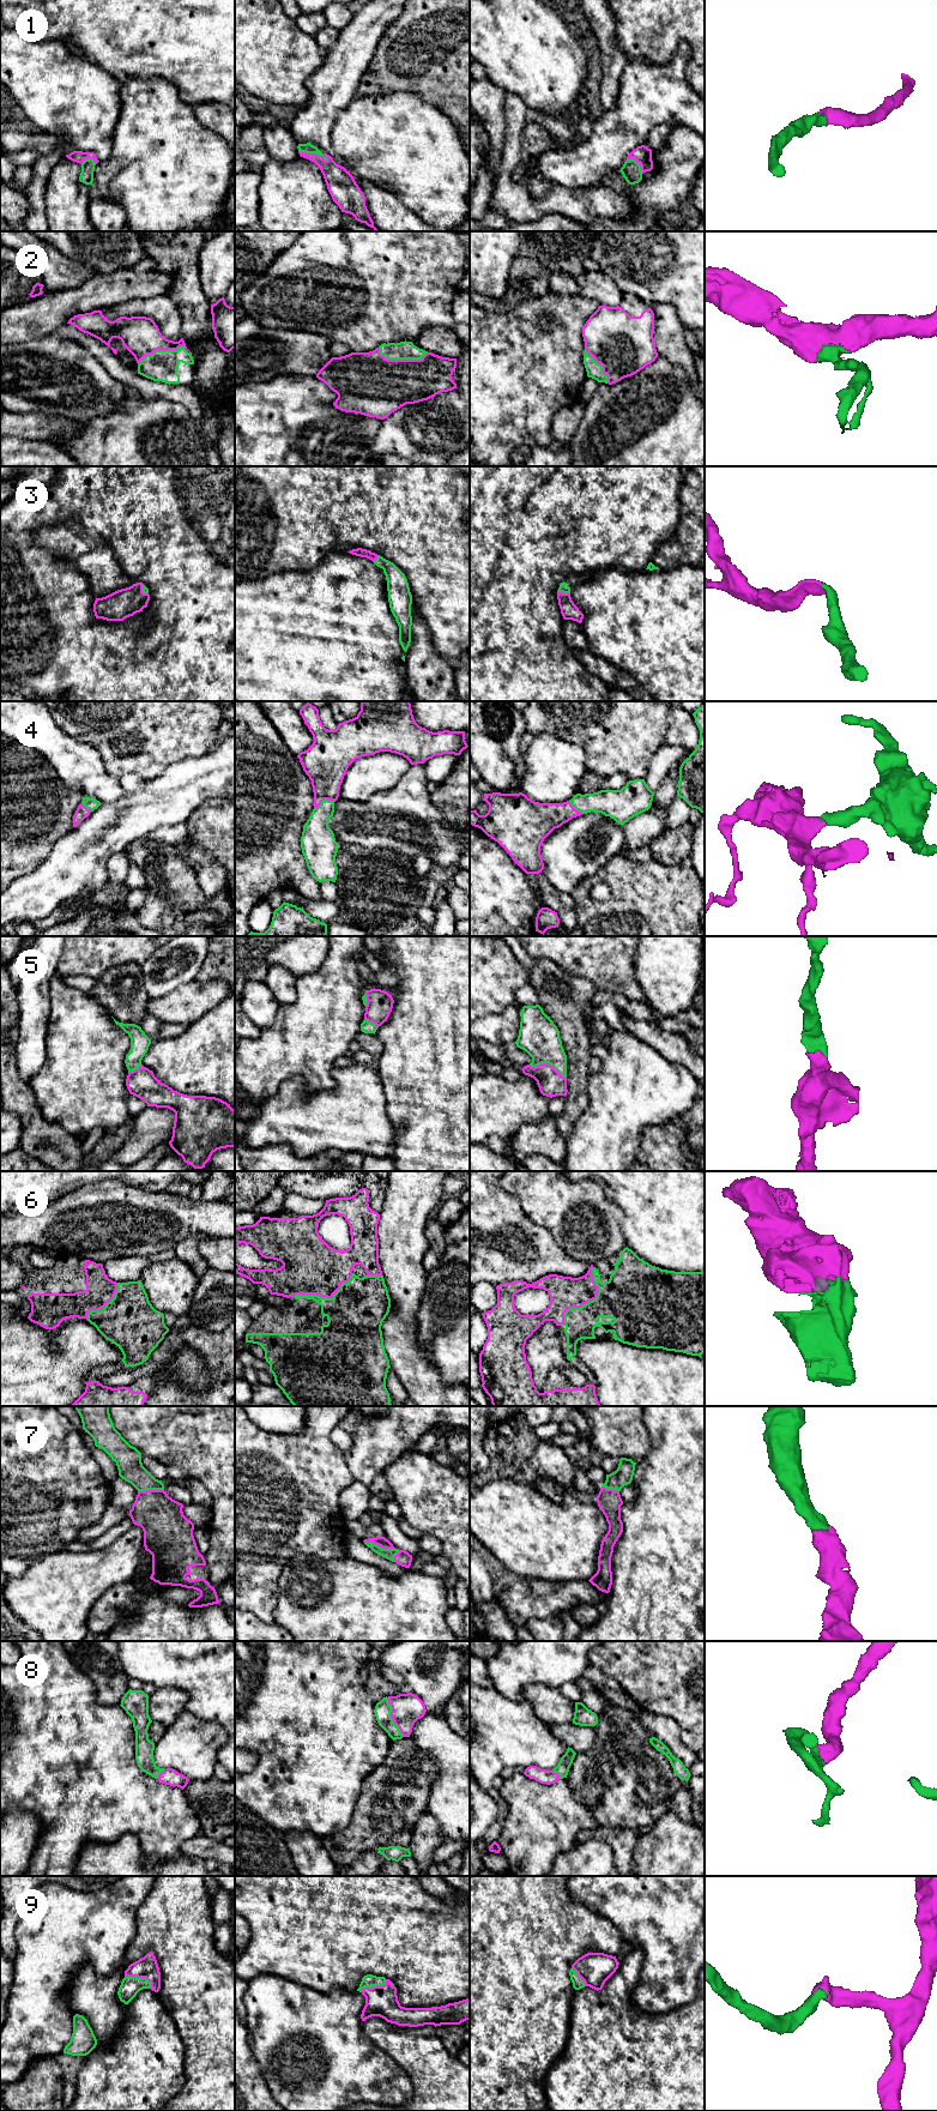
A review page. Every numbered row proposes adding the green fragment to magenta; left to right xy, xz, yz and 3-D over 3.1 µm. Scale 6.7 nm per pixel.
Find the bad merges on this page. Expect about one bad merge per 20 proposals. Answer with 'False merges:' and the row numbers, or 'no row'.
False merges: no row

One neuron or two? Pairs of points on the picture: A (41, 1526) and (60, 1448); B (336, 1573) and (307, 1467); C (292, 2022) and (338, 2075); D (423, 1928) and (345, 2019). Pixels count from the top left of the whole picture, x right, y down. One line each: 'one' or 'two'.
A: one
B: two
C: one
D: two

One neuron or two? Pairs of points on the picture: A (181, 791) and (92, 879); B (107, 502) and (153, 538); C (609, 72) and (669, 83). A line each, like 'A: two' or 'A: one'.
A: one
B: one
C: two

